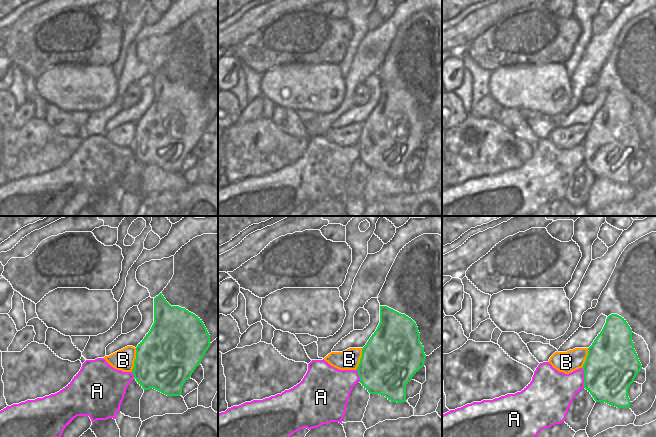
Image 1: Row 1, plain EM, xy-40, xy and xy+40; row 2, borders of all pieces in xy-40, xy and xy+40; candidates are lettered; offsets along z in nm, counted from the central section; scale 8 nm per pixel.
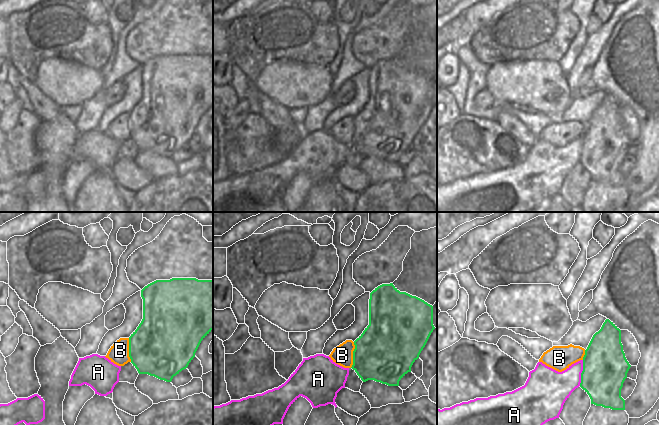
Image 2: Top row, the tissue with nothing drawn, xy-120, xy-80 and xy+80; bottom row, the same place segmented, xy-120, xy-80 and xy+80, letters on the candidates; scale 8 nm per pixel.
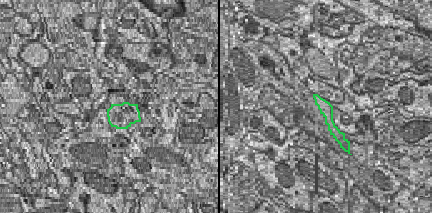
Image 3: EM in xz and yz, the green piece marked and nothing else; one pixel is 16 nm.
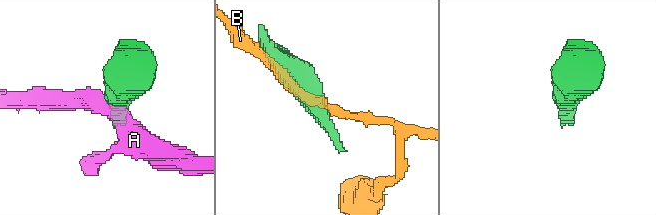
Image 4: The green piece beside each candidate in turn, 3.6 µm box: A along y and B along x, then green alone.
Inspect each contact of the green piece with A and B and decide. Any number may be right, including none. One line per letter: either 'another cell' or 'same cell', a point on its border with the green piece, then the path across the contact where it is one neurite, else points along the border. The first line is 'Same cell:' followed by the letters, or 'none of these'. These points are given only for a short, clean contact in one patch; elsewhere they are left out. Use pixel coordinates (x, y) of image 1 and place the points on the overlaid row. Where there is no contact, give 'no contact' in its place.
Same cell: none of these
A: another cell; contact xy+40 (584, 378)
B: another cell; contact xy-40 (135, 360)

